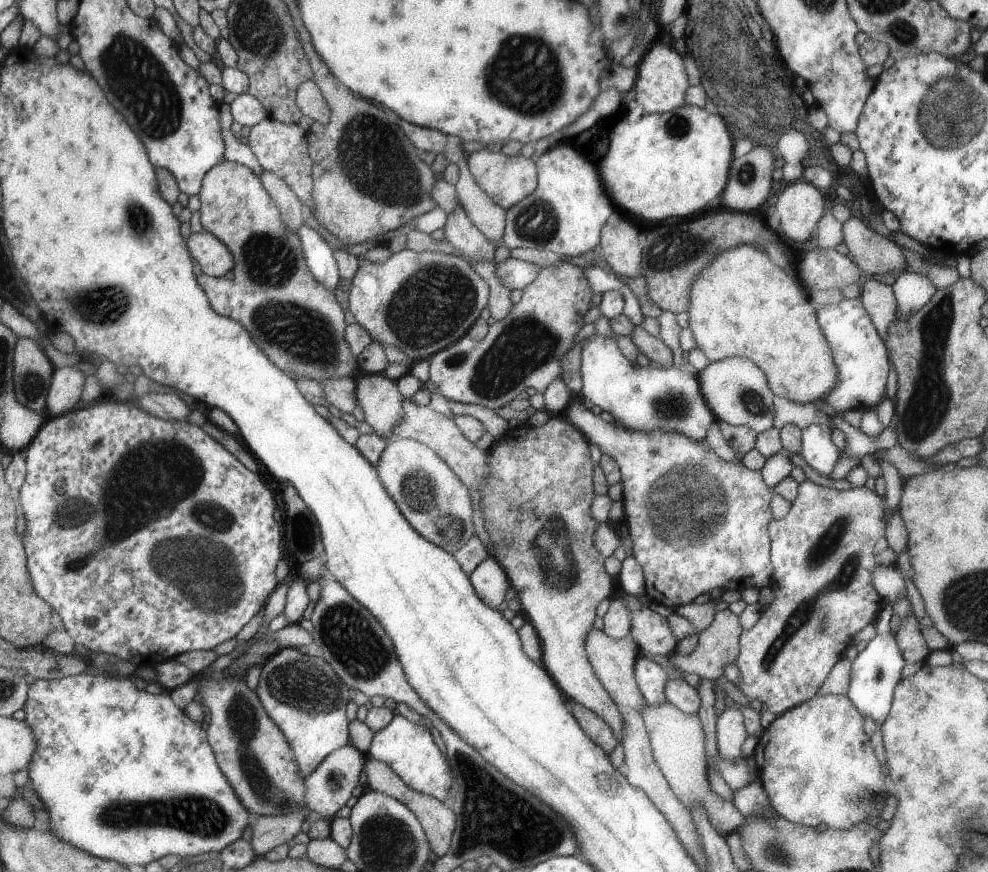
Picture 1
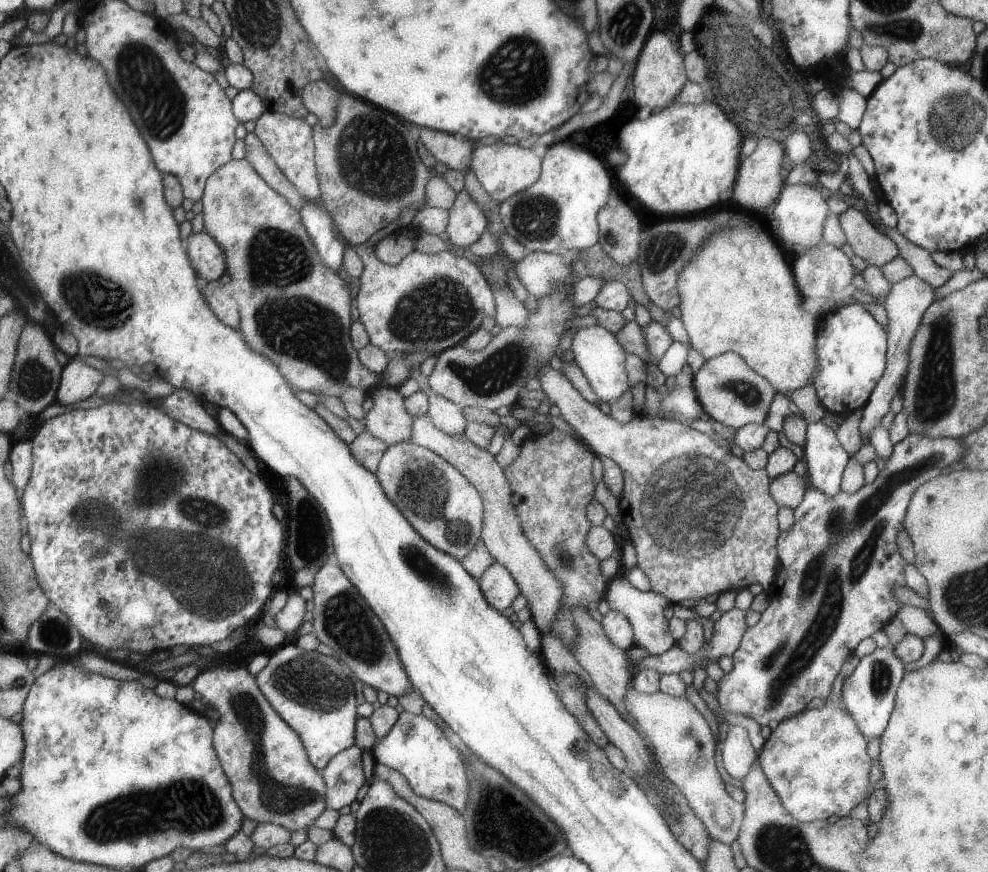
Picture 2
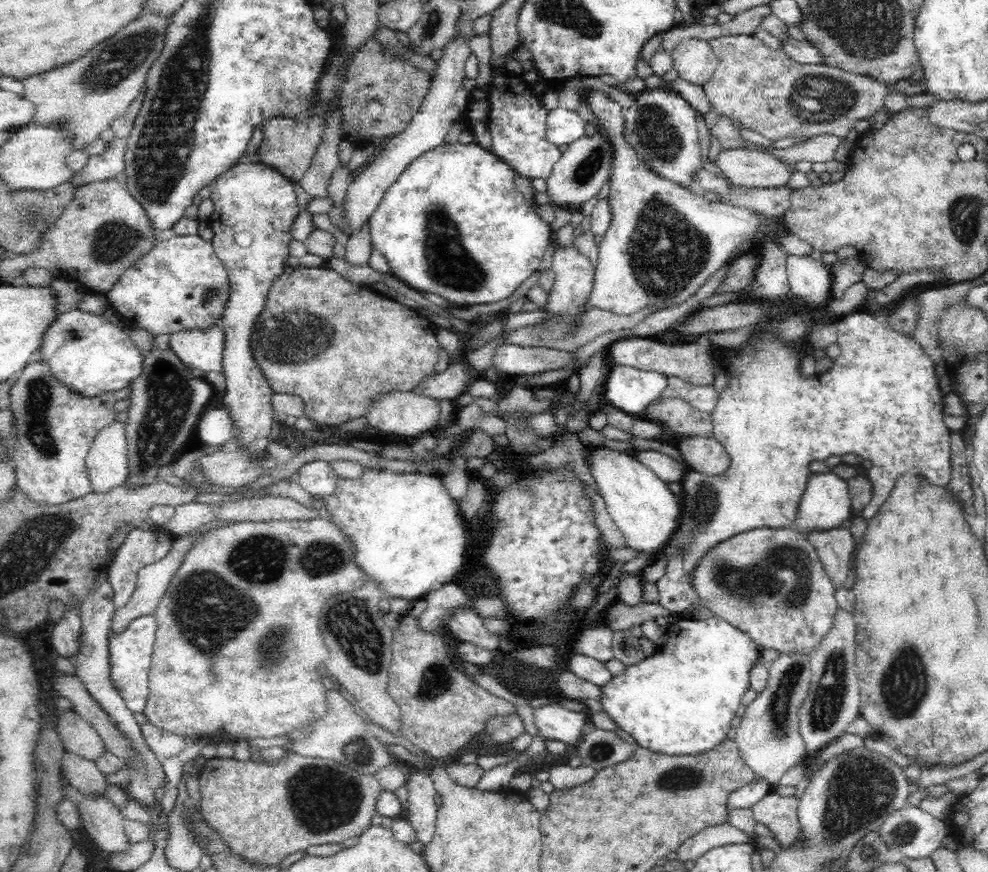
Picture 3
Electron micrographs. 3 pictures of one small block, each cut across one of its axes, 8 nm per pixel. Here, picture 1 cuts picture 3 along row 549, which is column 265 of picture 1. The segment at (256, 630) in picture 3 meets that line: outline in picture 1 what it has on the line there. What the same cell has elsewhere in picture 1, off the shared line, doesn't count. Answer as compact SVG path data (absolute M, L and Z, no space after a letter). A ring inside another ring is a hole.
M226 160L212 167L211 170L207 172L207 176L203 180L202 190L199 192L199 197L201 202L199 211L202 226L204 226L209 233L219 237L219 239L231 249L235 257L235 266L232 270L232 272L234 272L233 287L229 293L228 301L232 312L230 317L239 321L248 332L251 332L254 340L259 343L260 348L263 348L263 351L267 353L270 359L279 365L280 368L283 368L284 372L288 372L288 376L296 376L296 380L301 377L316 380L317 382L330 380L330 378L355 379L360 372L359 362L350 346L346 346L346 340L344 340L344 328L346 328L346 324L344 324L344 312L342 312L340 304L336 302L336 298L334 298L334 294L332 294L335 290L331 290L330 288L326 288L324 284L320 284L320 282L316 280L315 274L308 268L306 258L304 258L303 242L300 240L299 233L292 232L290 228L287 228L287 224L283 221L283 216L280 210L278 210L278 206L272 202L270 194L268 194L267 189L263 186L262 178L256 174L253 169L248 168L248 166Z

